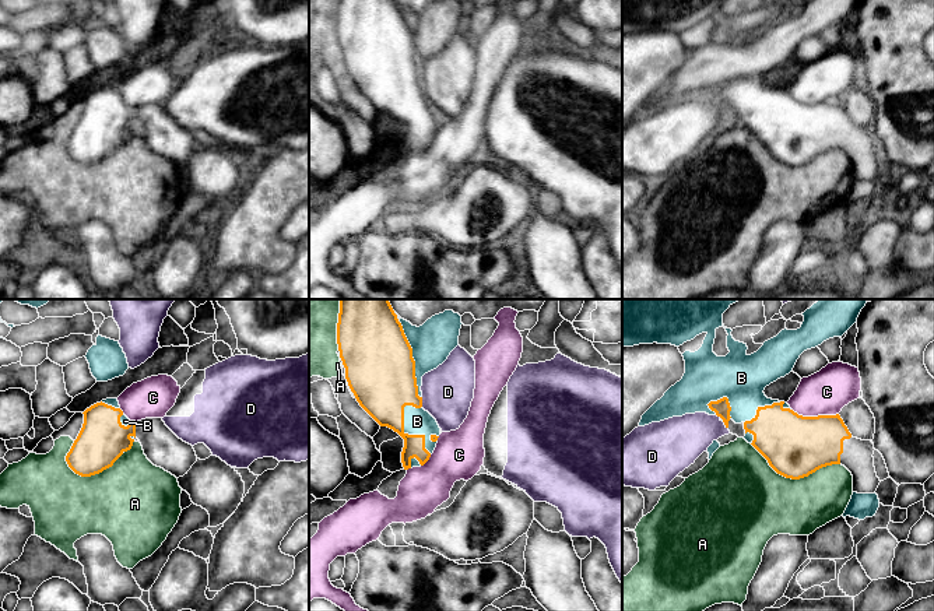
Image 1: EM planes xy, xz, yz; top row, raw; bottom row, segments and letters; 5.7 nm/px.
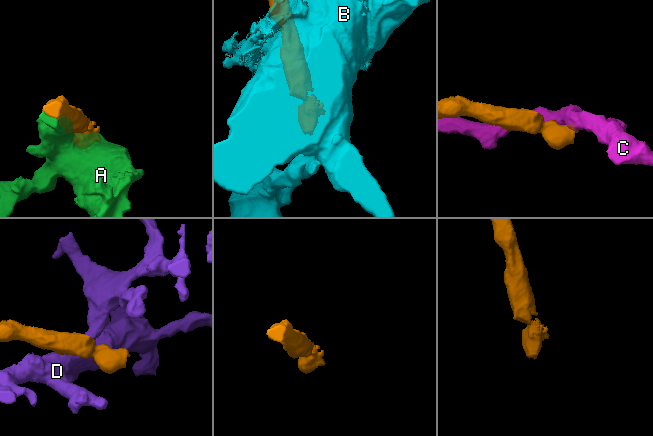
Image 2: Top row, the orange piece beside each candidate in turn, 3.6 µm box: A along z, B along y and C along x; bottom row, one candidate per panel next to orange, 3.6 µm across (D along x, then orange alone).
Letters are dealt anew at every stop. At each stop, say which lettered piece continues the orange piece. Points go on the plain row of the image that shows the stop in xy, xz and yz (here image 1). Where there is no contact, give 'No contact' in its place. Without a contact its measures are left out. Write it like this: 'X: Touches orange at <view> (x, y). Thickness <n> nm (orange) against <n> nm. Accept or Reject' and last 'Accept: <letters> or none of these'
A: Touches orange at xy (99, 158). Thickness 280 nm (orange) against 480 nm. Reject
B: Touches orange at xz (410, 122). Thickness 240 nm (orange) against 160 nm. Reject
C: Touches orange at yz (815, 104). Thickness 360 nm (orange) against 260 nm. Reject
D: Touches orange at xz (421, 88). Thickness 380 nm (orange) against 300 nm. Reject
Accept: none of these

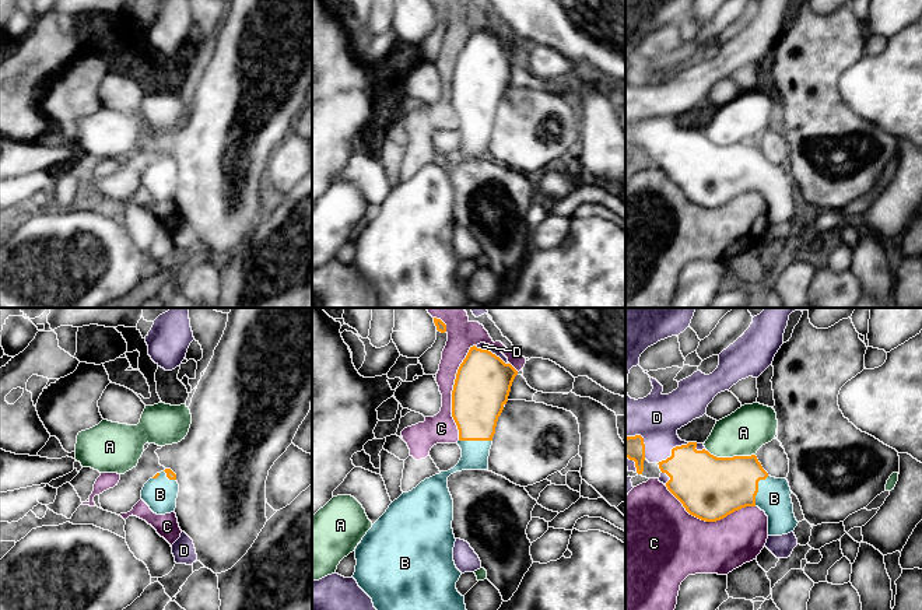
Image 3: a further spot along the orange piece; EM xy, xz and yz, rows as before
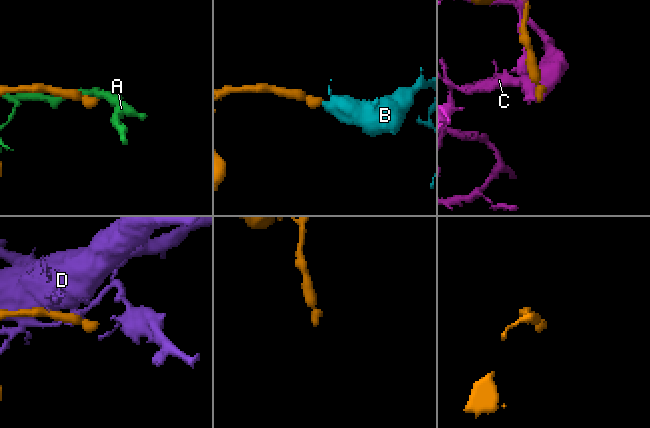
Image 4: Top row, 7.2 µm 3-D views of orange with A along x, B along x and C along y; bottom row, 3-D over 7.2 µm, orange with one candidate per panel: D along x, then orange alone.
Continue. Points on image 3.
A: Touches orange at yz (731, 144). Thickness 360 nm (orange) against 260 nm. Reject
B: Touches orange at yz (757, 175). Thickness 360 nm (orange) against 190 nm. Accept
C: Touches orange at xz (452, 79). Thickness 320 nm (orange) against 170 nm. Reject
D: Touches orange at yz (672, 137). Thickness 340 nm (orange) against 280 nm. Reject
Accept: B

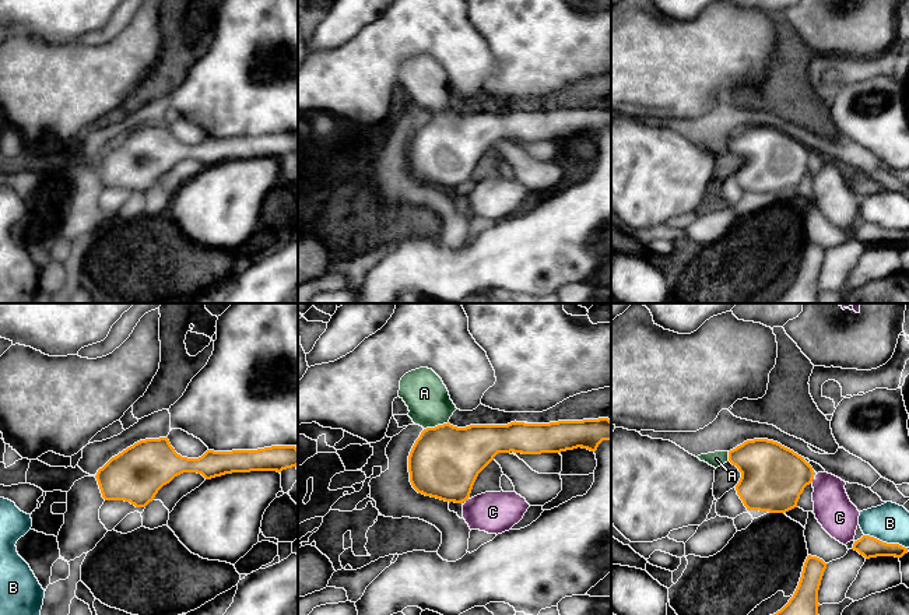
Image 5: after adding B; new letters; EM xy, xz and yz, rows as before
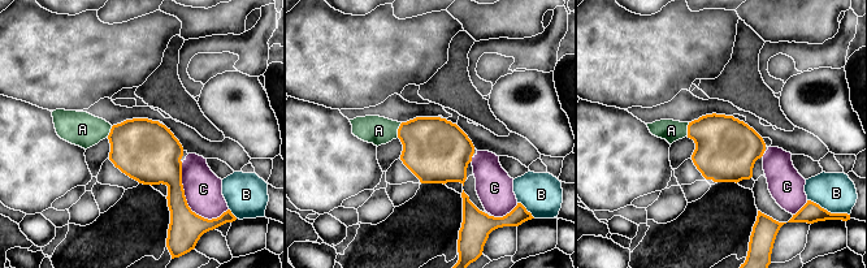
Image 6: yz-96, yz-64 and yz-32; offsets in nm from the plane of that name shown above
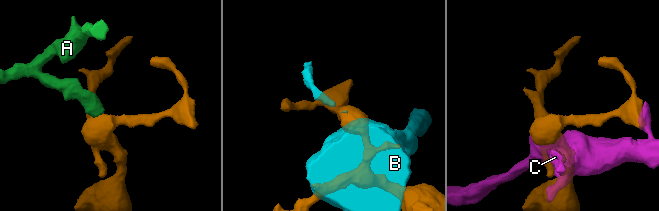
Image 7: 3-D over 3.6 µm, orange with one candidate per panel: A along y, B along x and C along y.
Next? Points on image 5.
A: Touches orange at xz (435, 113). Thickness 400 nm (orange) against 240 nm. Accept
B: Touches orange at yz (885, 229). Thickness 120 nm (orange) against 220 nm. Reject
C: Touches orange at xz (466, 186). Thickness 400 nm (orange) against 240 nm. Reject
Accept: A

